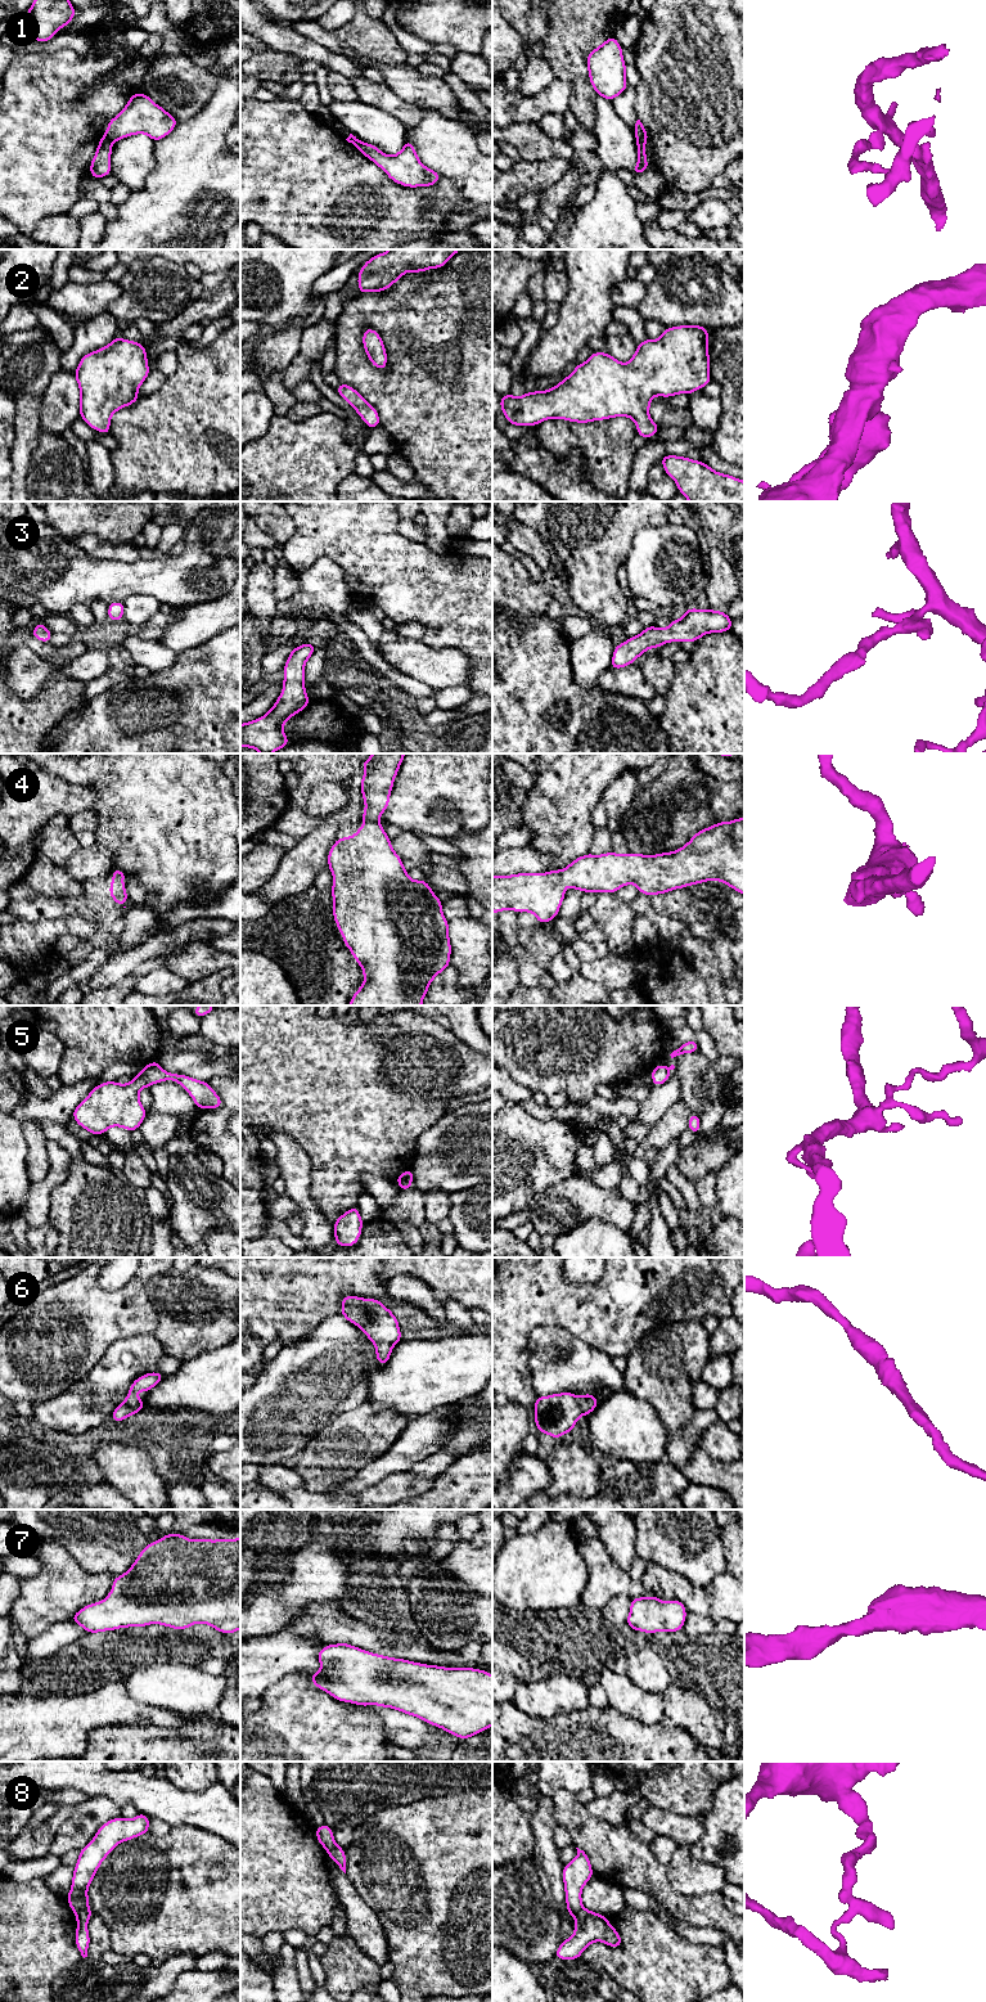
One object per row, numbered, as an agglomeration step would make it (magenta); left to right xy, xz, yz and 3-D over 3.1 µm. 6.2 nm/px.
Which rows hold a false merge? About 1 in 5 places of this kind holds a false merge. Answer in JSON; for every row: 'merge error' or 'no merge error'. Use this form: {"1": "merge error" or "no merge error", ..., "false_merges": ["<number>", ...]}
{"1": "merge error", "2": "no merge error", "3": "no merge error", "4": "no merge error", "5": "merge error", "6": "no merge error", "7": "no merge error", "8": "merge error", "false_merges": ["1", "5", "8"]}

